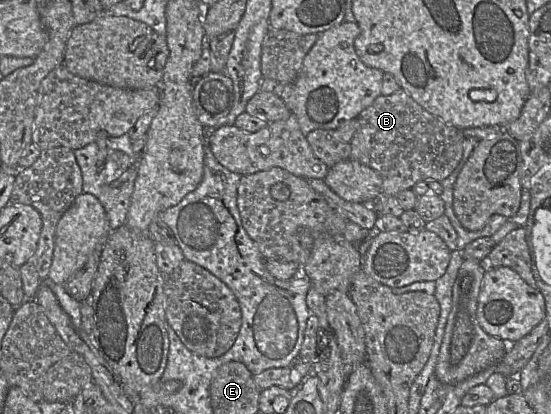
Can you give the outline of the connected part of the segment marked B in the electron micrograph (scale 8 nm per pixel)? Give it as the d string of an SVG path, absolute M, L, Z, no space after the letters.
M400 88L391 95L379 95L357 117L358 127L349 142L350 159L369 166L382 178L382 194L396 196L400 191L411 189L417 182L427 179L441 181L457 167L463 154L463 129L446 124L423 109L405 90Z

